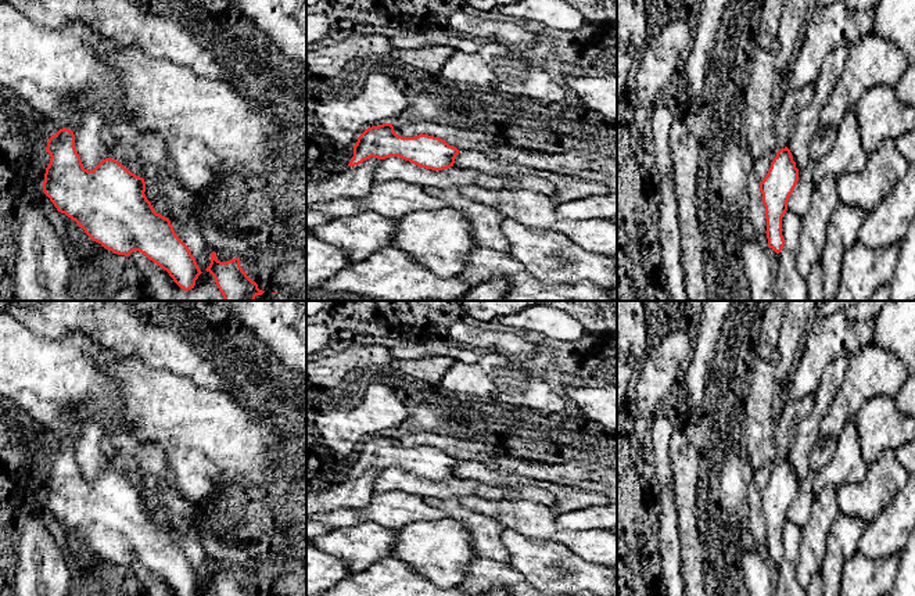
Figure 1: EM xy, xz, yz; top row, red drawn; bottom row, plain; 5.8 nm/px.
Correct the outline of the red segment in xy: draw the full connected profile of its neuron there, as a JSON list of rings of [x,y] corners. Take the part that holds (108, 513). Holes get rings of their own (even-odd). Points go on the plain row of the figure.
[[[65,438],[49,449],[46,462],[51,468],[43,502],[58,523],[75,531],[93,552],[114,564],[129,567],[139,561],[166,581],[177,596],[195,596],[202,582],[189,557],[176,546],[171,531],[154,521],[144,505],[143,488],[112,468],[103,470],[93,481],[85,480],[75,459],[75,445]]]

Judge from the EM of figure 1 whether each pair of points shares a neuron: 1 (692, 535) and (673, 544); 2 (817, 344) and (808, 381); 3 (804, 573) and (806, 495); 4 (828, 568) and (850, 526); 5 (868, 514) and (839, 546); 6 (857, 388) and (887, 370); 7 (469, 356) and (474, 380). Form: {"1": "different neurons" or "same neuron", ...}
{"1": "different neurons", "2": "same neuron", "3": "different neurons", "4": "same neuron", "5": "different neurons", "6": "same neuron", "7": "different neurons"}

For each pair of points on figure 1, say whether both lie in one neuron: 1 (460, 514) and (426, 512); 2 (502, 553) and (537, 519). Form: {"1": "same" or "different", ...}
{"1": "different", "2": "different"}

